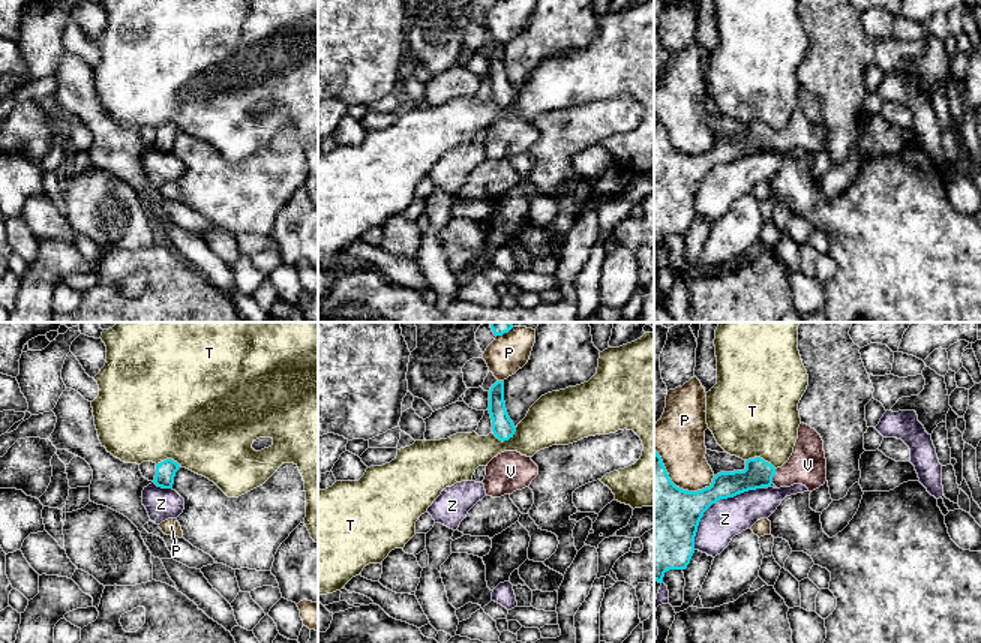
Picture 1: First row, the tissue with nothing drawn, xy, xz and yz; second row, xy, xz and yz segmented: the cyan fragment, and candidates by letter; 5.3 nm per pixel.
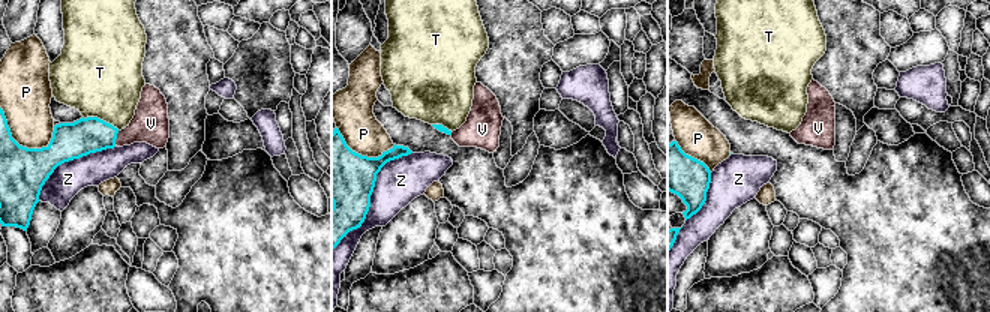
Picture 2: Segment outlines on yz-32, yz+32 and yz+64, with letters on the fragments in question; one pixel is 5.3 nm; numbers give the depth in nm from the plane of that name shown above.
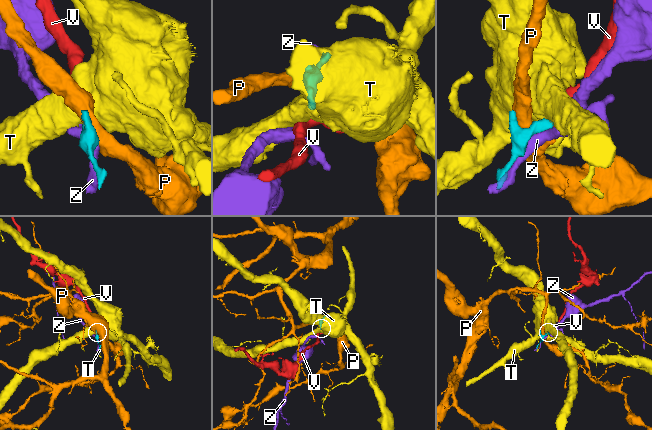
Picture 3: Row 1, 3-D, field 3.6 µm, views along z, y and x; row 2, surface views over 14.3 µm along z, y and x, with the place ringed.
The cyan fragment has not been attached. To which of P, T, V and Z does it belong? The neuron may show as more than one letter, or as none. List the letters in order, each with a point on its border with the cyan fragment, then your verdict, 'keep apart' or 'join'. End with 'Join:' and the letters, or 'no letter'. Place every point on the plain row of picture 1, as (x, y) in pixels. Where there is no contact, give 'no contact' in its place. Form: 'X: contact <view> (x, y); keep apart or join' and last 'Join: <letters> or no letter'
P: contact yz (674, 149); keep apart
T: contact xz (504, 104); keep apart
V: contact yz (773, 140); join
Z: contact yz (714, 167); keep apart
Join: V

